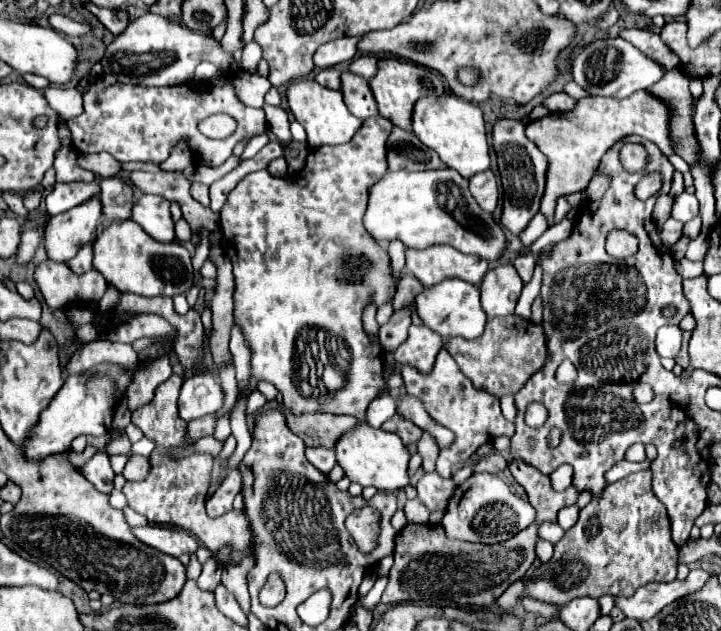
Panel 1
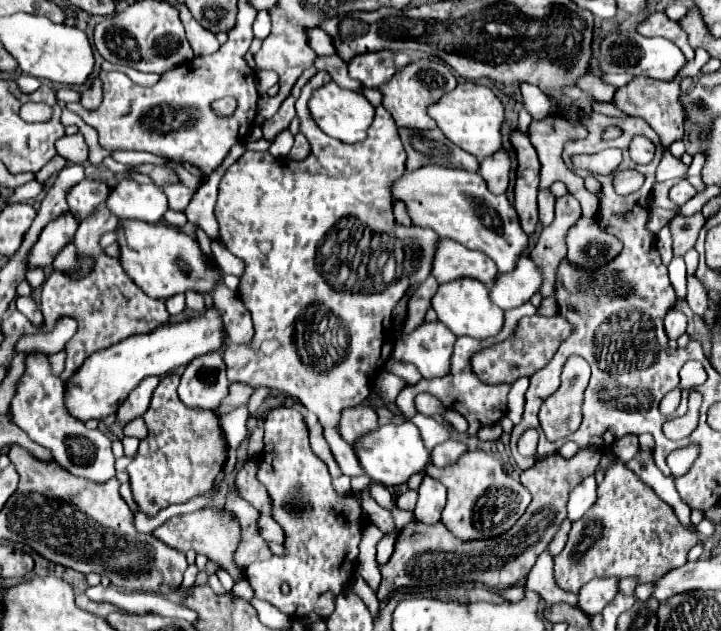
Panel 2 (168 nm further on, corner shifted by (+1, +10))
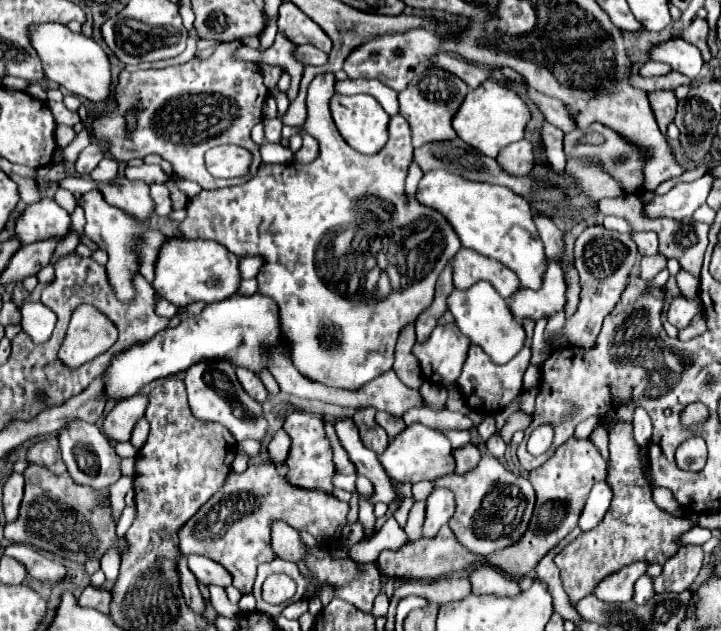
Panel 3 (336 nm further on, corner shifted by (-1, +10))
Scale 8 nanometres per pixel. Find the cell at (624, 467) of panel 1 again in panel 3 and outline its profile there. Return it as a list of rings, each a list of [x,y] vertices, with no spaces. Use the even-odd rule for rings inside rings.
[[[608,482],[594,484],[594,488],[586,500],[584,512],[580,516],[580,522],[578,522],[580,530],[588,532],[588,530],[596,528],[600,524],[600,518],[604,518],[604,514],[608,512],[610,502],[612,502],[612,488],[608,486]]]

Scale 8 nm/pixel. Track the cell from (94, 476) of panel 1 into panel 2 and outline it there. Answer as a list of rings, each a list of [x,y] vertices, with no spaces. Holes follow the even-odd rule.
[[[30,352],[24,360],[26,370],[18,380],[16,394],[10,402],[10,420],[22,428],[30,438],[46,448],[52,450],[54,460],[70,470],[74,476],[92,480],[92,482],[106,482],[114,478],[114,456],[110,450],[110,438],[96,430],[88,430],[80,420],[70,418],[64,408],[64,382],[52,374],[50,360],[46,354]]]

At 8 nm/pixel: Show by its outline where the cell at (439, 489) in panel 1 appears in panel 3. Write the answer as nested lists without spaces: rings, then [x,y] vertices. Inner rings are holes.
[[[436,488],[426,500],[426,522],[424,522],[422,536],[424,538],[434,538],[438,534],[438,530],[444,524],[448,524],[454,510],[456,510],[454,494],[450,490]]]

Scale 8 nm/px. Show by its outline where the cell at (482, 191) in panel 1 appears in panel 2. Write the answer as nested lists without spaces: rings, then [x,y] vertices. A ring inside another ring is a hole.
[[[498,150],[496,154],[480,160],[480,174],[492,194],[504,194],[508,188],[510,174],[510,158],[506,150]]]

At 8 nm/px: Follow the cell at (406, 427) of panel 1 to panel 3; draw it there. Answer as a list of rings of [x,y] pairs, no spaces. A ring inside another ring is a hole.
[[[384,412],[376,414],[376,422],[386,430],[386,434],[390,436],[390,440],[396,438],[396,434],[400,434],[406,428],[406,424],[404,424],[402,418],[396,418],[396,416],[390,416],[390,414],[384,414]]]

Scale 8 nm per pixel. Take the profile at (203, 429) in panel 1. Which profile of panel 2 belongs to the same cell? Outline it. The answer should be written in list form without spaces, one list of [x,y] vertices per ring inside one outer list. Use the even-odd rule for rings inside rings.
[[[232,384],[232,386],[230,386],[230,394],[222,400],[222,406],[218,406],[218,410],[214,410],[214,414],[222,416],[222,414],[228,414],[230,410],[234,410],[234,408],[238,408],[238,406],[242,406],[242,404],[248,404],[250,394],[252,394],[252,388],[250,388],[250,386]]]

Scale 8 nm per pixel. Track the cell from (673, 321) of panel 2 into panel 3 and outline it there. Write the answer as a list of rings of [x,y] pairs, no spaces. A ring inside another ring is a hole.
[[[676,296],[668,308],[668,322],[674,324],[676,328],[684,328],[700,310],[702,310],[700,300],[688,300],[684,296]]]

